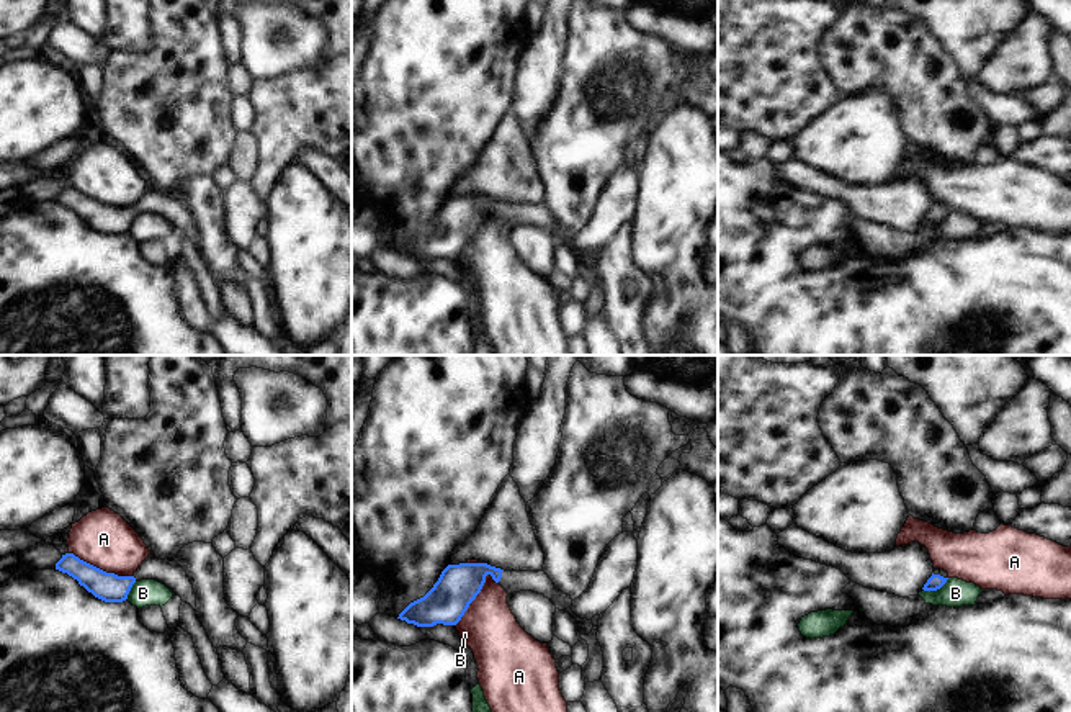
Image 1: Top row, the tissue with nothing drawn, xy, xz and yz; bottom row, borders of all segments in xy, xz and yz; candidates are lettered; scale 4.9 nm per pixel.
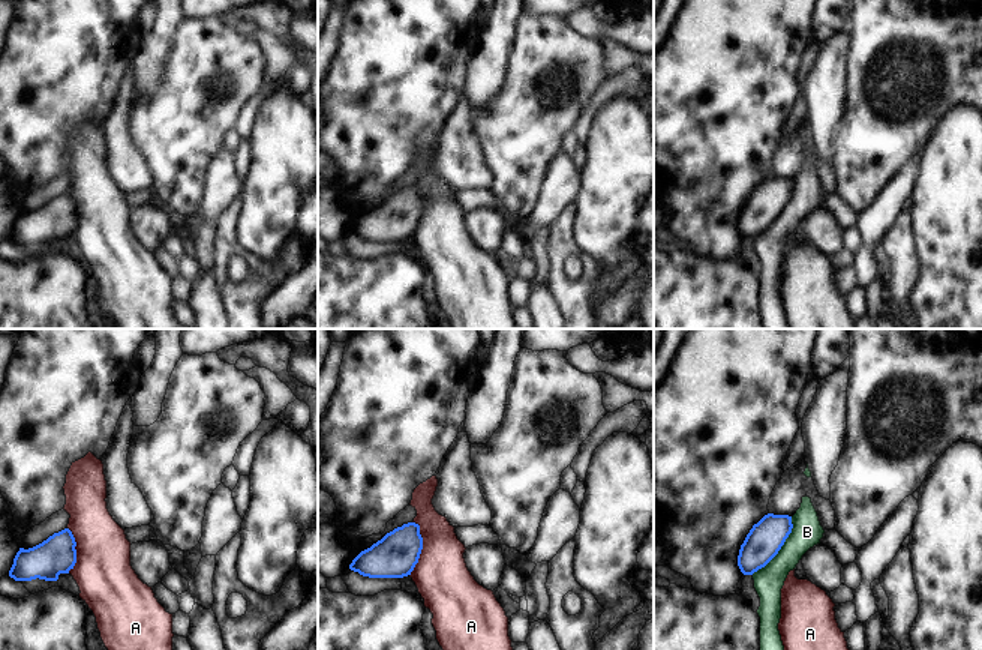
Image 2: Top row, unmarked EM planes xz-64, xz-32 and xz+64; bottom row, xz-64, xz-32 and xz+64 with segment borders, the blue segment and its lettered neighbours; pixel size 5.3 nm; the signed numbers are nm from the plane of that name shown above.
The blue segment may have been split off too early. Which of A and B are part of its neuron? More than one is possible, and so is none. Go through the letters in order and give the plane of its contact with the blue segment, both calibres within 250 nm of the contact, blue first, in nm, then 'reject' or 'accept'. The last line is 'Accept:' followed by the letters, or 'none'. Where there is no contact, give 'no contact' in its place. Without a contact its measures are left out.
A: xy | 140/280 nm | reject
B: yz | 80/140 nm | reject
Accept: none

